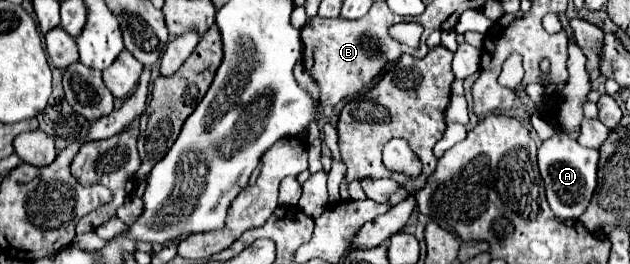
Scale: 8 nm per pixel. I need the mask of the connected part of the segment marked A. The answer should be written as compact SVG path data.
M557 133L545 139L539 147L539 171L545 183L545 193L551 211L557 219L577 219L589 205L593 191L597 187L597 169L599 169L599 149L583 147L567 133Z

